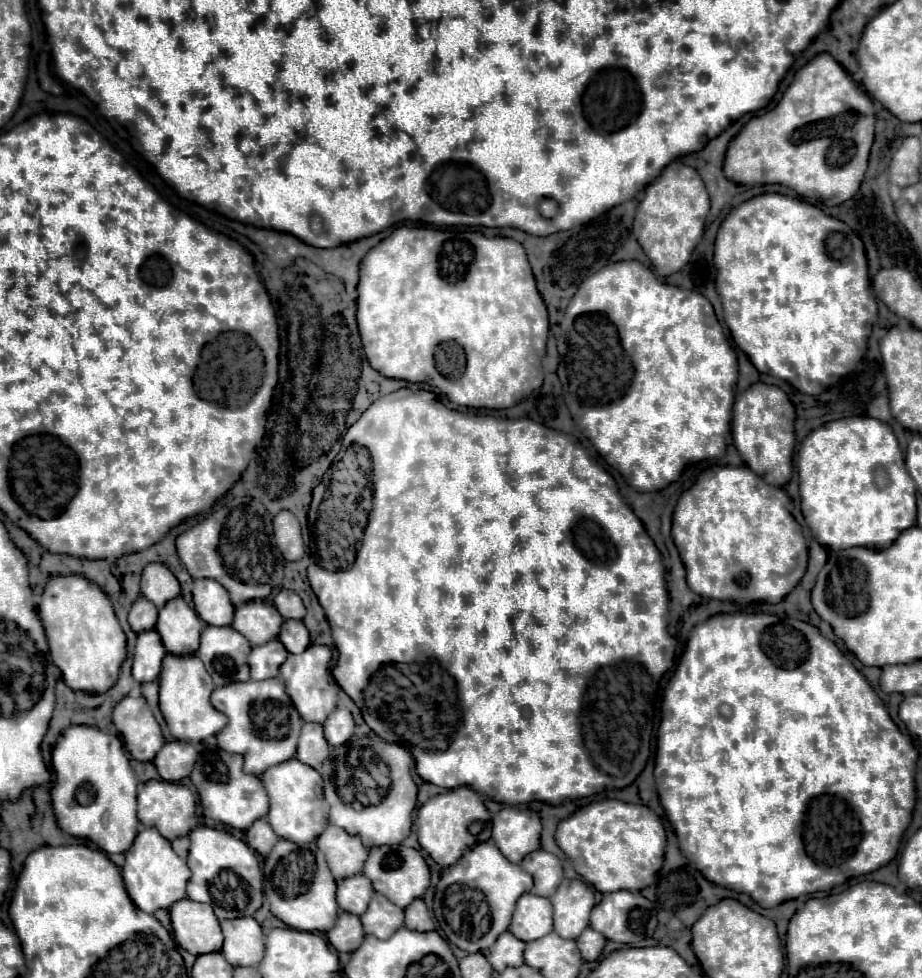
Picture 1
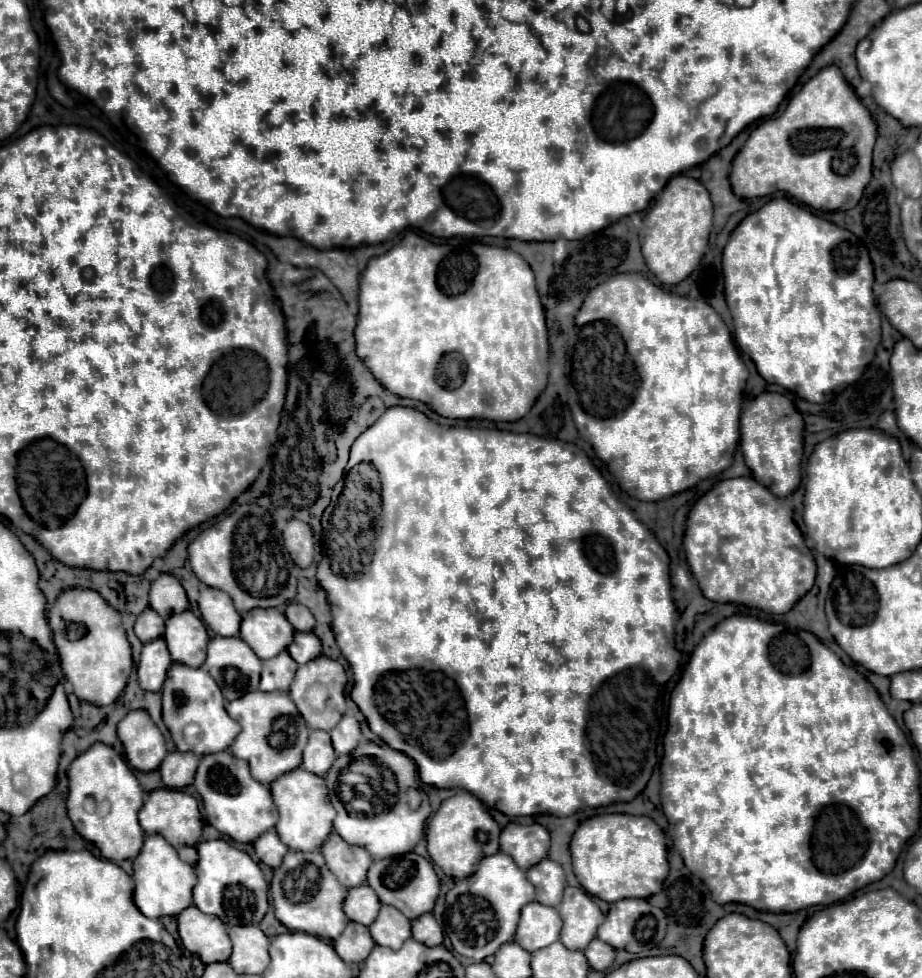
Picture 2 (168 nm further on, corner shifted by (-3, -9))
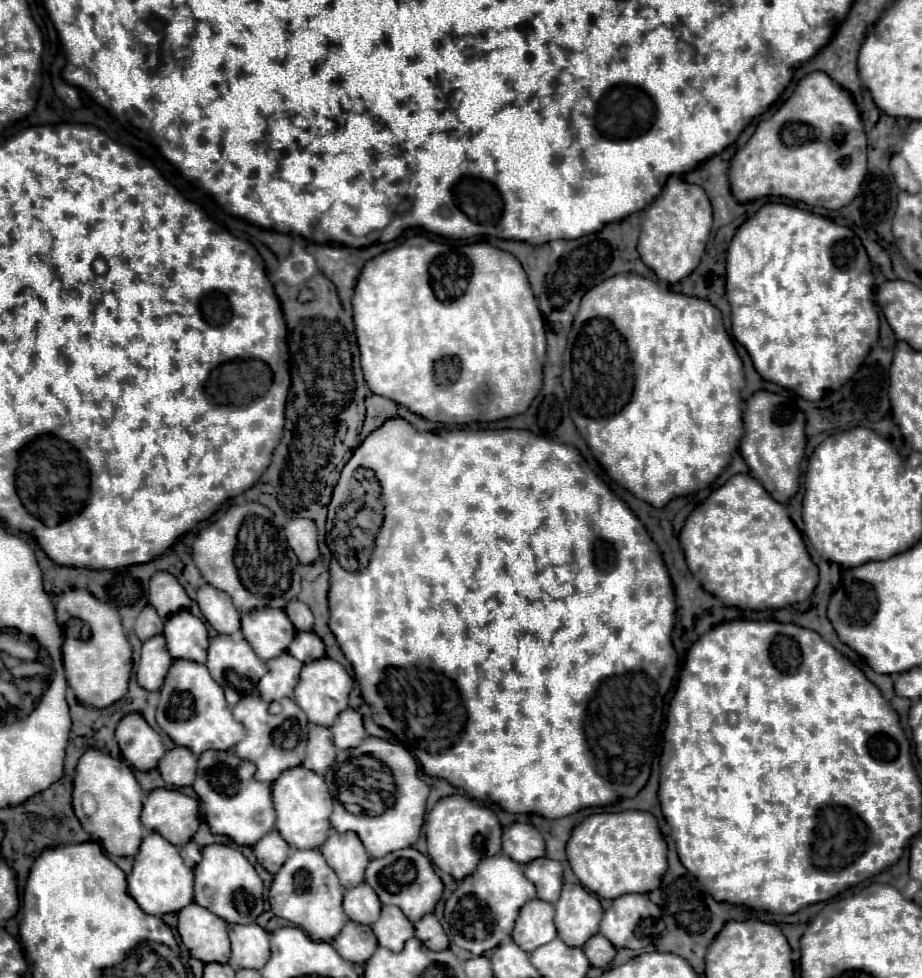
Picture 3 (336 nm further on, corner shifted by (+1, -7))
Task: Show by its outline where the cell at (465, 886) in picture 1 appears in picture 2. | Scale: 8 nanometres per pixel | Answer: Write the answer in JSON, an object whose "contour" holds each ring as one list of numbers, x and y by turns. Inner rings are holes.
{"contour":[[504,852,484,856,478,872,458,880,446,894,444,932,452,940,458,954,472,958,474,962,482,962,486,956,492,956,502,944,514,938,520,910,534,898,534,886,528,882,526,872,520,870,510,856]]}

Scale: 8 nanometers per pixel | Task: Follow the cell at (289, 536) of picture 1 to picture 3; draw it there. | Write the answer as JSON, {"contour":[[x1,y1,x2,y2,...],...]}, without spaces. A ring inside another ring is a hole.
{"contour":[[294,518,284,526,284,534,300,564,310,564,318,558,318,534,314,522,308,518]]}

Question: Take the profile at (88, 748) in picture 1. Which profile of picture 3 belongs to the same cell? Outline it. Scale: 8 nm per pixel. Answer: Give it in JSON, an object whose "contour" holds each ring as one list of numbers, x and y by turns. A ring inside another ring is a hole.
{"contour":[[88,748,76,766,72,808,82,828,92,840,100,842,110,856,134,856,138,852,142,842,142,788,124,760,112,758,98,748]]}

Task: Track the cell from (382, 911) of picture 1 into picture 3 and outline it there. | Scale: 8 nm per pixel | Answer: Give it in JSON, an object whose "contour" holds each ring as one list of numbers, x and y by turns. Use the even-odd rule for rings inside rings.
{"contour":[[382,906,382,914,378,922,372,924,372,930,378,938,378,944,394,952,400,952,404,942,414,936,414,924,396,906]]}

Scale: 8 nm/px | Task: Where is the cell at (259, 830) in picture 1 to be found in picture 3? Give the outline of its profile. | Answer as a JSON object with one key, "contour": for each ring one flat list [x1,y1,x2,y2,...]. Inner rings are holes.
{"contour":[[272,830,264,838,260,838,252,848,254,848,254,854,256,854,258,862,270,874,276,874,280,870,280,866,284,864,286,856,288,856,288,850,290,850,290,846,286,844,286,840,276,830]]}

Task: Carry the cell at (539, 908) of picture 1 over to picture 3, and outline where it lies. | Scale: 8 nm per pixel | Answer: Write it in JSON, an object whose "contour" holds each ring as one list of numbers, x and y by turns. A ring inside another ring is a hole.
{"contour":[[534,898,526,906,522,906,522,910,516,918,512,940,522,950,532,952,538,946,542,946,554,938,556,938,554,906,538,900,538,898]]}

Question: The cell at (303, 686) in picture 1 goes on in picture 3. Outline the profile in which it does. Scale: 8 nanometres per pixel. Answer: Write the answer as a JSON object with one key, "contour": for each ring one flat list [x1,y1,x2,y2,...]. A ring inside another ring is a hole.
{"contour":[[318,658,314,662,306,662,300,672,300,682,294,690,294,702,306,712,308,720,318,726,332,726,336,716,348,708,348,694,354,686,354,680,348,676,342,664,330,658]]}

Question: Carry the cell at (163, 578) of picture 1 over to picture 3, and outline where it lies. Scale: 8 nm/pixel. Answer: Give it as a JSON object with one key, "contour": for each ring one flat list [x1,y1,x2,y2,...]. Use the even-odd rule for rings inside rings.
{"contour":[[156,572,150,580,150,604,160,618,168,618,178,610,188,608,190,598,170,572]]}

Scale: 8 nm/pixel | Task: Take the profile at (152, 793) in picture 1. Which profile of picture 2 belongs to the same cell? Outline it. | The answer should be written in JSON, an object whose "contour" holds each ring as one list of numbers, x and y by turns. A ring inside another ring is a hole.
{"contour":[[152,790,146,796,146,802,138,814,140,826,148,836,162,834,174,848,180,846,196,846,196,842,202,836,202,816,200,816,200,804,194,796,182,792,182,790]]}

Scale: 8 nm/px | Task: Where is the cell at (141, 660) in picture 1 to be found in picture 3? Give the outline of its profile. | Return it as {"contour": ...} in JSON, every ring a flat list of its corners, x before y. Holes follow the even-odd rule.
{"contour":[[162,634,146,640,142,644,142,654,140,654,140,666,136,672,138,684,150,692,160,690,164,676,172,664,172,658,166,650,166,640]]}

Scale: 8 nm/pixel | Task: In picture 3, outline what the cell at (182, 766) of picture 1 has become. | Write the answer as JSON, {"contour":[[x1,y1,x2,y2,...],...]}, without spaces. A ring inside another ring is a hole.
{"contour":[[176,746,164,754,164,758,158,762,158,770,168,786,180,788,180,786,190,786,194,782,196,764,198,758,190,750]]}

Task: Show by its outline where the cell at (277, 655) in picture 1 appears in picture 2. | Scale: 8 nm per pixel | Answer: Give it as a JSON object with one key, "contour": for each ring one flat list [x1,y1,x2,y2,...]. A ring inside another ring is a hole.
{"contour":[[280,652,278,656,264,660,264,670,262,670,262,680,260,680,260,690,262,692,288,692,294,674,298,670,298,662,292,660,288,652]]}

